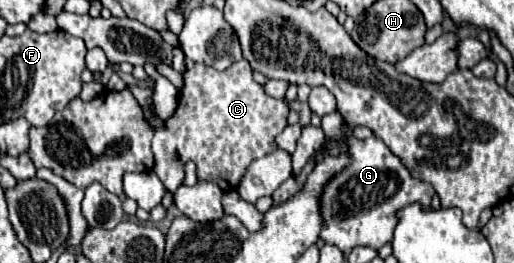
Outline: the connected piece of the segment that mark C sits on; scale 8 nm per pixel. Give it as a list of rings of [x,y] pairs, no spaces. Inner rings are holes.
[[[239,60],[221,72],[205,64],[191,64],[183,78],[185,88],[177,110],[167,120],[167,128],[159,128],[153,136],[153,172],[169,192],[175,192],[183,182],[185,162],[193,160],[199,180],[215,182],[223,190],[235,190],[245,168],[255,158],[275,150],[273,138],[287,126],[289,108],[285,100],[265,96],[261,84],[253,82],[247,60]],[[175,152],[181,160],[173,158]]]

